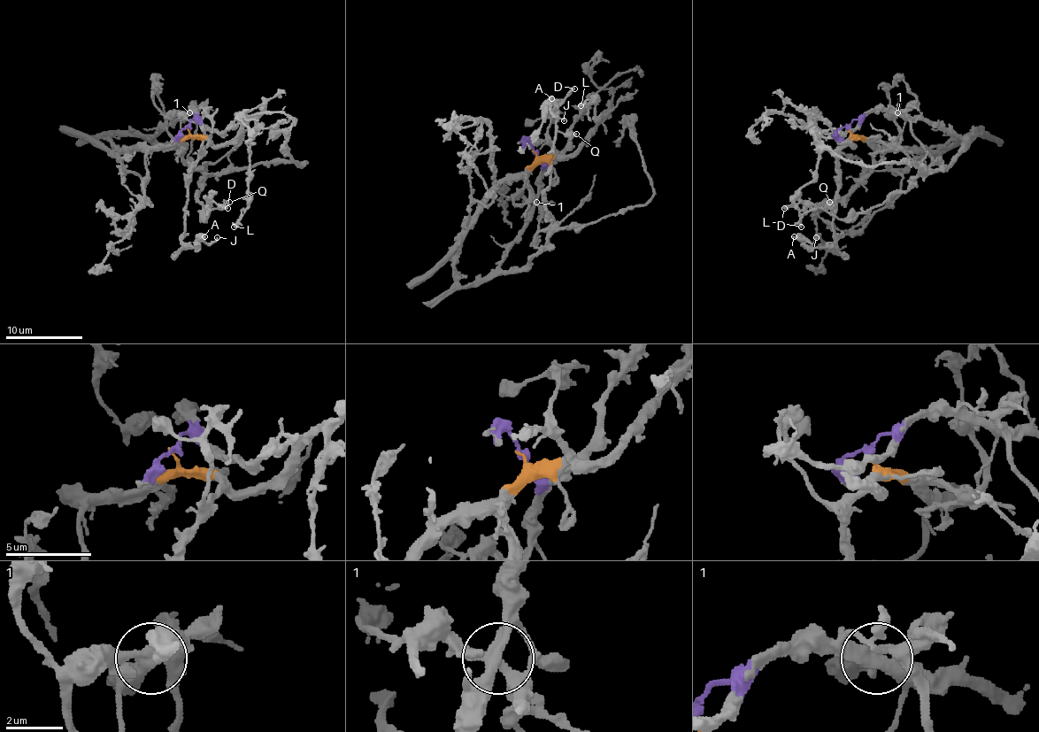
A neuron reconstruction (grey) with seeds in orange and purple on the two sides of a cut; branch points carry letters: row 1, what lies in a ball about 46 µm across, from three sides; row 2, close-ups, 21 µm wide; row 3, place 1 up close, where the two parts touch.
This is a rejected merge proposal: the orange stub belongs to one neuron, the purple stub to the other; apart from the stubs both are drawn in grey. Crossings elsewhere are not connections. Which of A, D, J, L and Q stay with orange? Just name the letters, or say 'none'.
A, J, L

